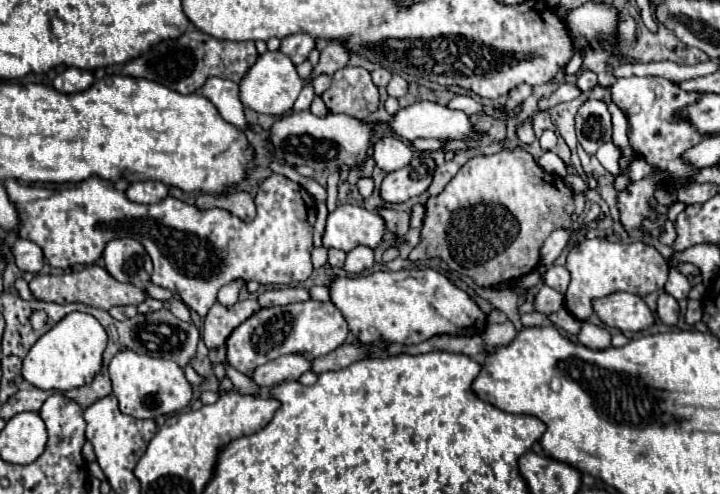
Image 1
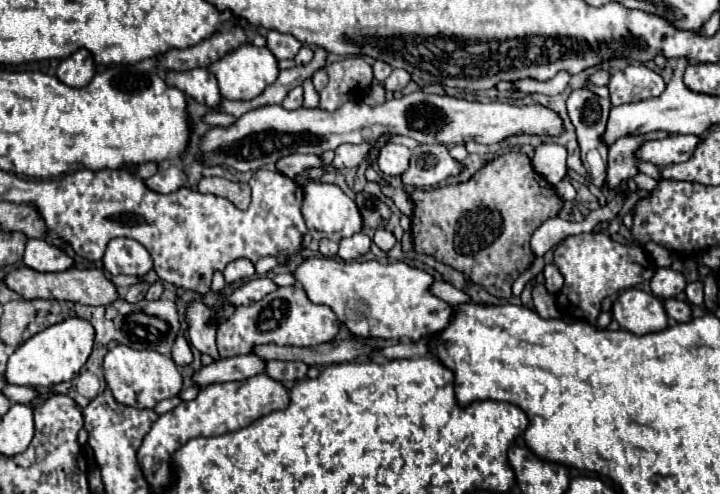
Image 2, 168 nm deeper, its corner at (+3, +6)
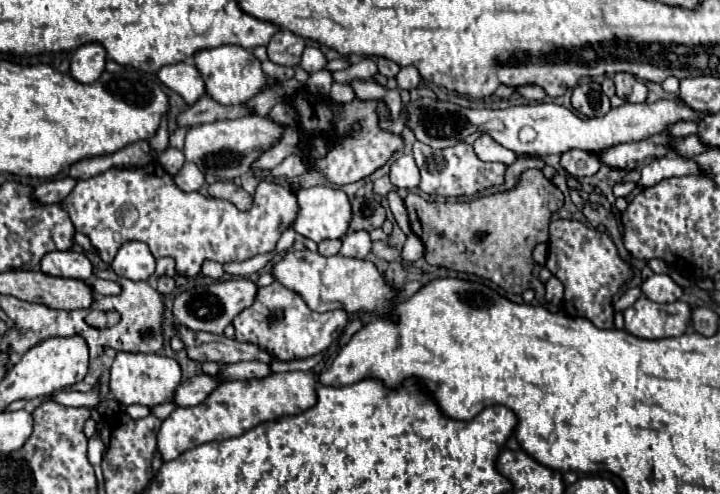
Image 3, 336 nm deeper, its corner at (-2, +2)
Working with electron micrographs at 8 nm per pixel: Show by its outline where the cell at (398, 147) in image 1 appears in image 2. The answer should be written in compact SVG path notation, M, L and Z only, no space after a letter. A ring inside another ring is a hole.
M386 143L378 155L378 167L386 175L402 175L408 169L410 149L398 143Z

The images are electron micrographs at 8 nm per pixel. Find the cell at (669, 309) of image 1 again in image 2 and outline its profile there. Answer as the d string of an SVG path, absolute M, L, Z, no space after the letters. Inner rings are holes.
M674 297L670 299L662 299L664 303L664 309L666 309L666 315L678 323L686 323L692 319L692 311L690 311L690 305L684 303L684 301L678 301Z

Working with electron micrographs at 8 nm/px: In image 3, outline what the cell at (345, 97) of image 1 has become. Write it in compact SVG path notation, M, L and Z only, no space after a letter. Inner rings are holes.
M365 57L365 59L361 59L359 63L343 69L343 71L335 71L335 73L333 73L333 79L339 81L339 83L349 83L349 81L353 81L353 79L369 79L369 77L373 77L375 73L377 73L375 61Z

